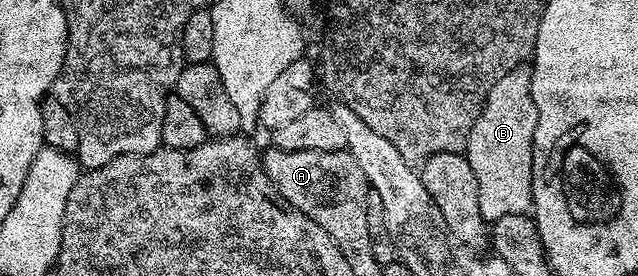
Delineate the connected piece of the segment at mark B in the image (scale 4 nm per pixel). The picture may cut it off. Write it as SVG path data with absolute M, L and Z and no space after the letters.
M523 65L514 67L486 95L486 103L482 107L476 125L470 131L470 140L466 142L464 152L466 160L472 165L472 173L476 173L478 192L480 193L480 213L488 221L508 217L508 213L527 214L531 210L532 197L532 153L534 152L534 134L536 133L536 105L532 101L530 88L530 67Z

